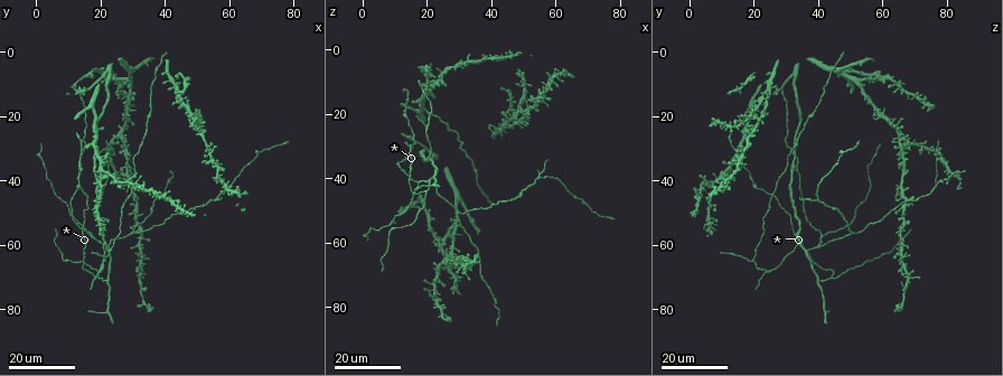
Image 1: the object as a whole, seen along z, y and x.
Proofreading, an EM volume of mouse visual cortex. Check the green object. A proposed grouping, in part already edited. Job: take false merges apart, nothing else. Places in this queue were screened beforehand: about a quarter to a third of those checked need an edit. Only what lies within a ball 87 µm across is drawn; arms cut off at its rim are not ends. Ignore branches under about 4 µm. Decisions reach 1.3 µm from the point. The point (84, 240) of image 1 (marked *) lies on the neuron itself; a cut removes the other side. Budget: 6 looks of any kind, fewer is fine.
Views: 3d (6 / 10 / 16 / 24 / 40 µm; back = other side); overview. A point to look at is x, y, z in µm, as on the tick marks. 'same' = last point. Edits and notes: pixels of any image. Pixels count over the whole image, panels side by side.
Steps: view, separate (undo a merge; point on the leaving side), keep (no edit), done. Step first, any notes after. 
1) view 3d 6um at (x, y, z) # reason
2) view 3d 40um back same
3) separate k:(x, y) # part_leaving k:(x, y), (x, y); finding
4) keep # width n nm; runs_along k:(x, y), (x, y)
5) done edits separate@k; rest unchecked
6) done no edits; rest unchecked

view 3d 16um at (19, 69, 24) # three arms meet

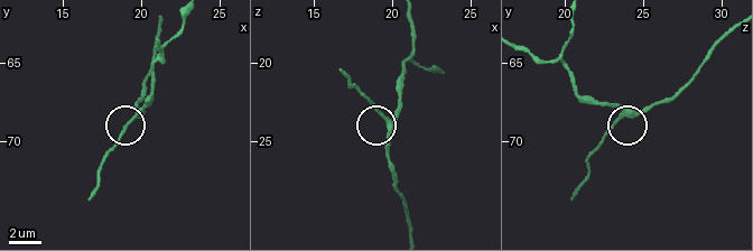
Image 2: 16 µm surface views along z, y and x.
view 3d 6um at (19.8, 68.2, 23.8)

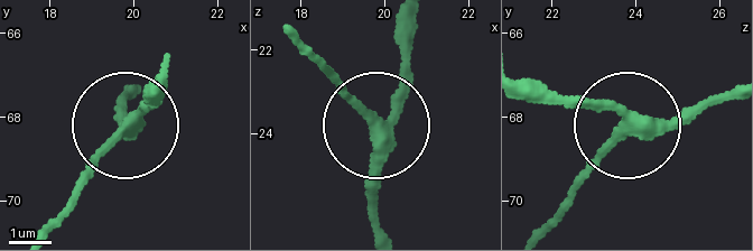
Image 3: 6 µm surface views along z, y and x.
keep # side_arm 8 um; arms 3; all the same neuron

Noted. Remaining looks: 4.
view 3d 24um at (55, 46, 39) # branch point

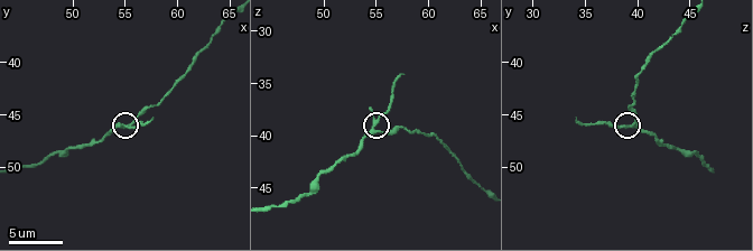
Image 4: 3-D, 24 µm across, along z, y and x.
view 3d 6um at (54.6, 46.0, 39.6) # closer look

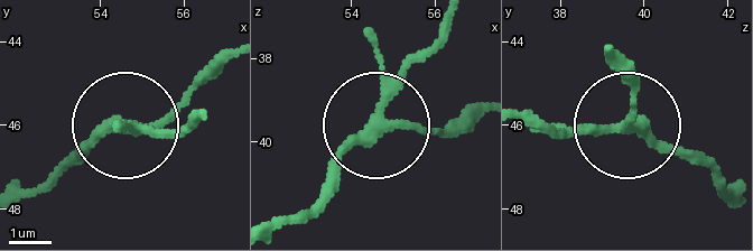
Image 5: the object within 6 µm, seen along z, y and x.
keep # runs_along 5:(282, 230), (439, 40); one neuron here

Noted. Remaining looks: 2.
view 3d 24um at (18, 58, 41) # branch point

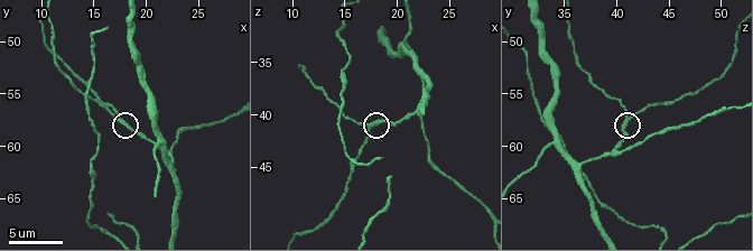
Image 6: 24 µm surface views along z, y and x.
view 3d 6um at (17.4, 57.4, 41.2) # closer look

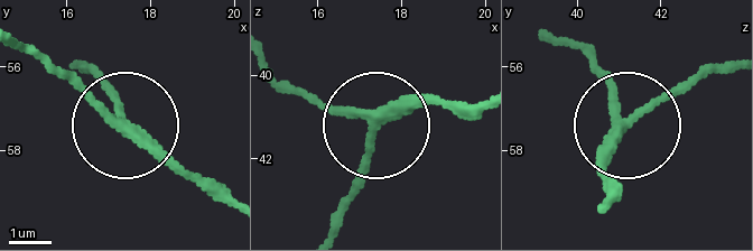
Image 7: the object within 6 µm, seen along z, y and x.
keep # width 200 nm; one neuron here

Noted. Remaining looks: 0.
done no edits; rest unchecked

